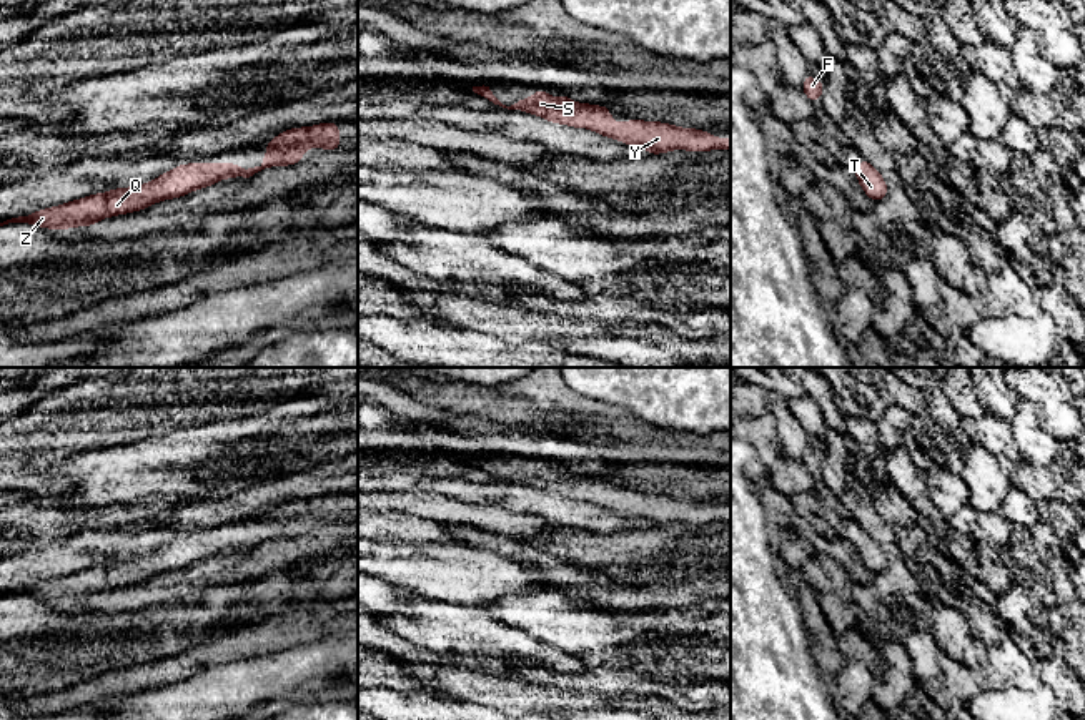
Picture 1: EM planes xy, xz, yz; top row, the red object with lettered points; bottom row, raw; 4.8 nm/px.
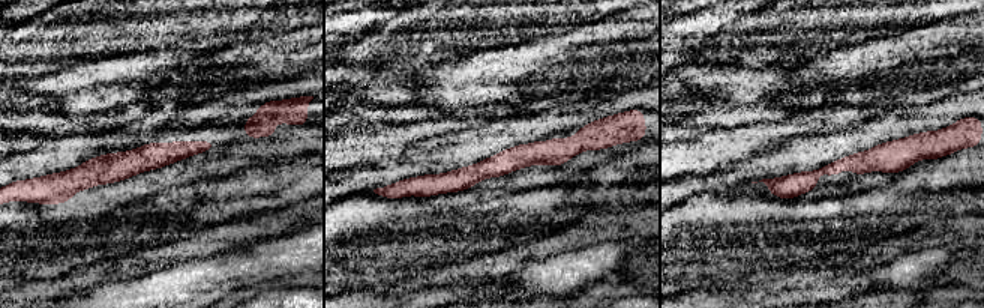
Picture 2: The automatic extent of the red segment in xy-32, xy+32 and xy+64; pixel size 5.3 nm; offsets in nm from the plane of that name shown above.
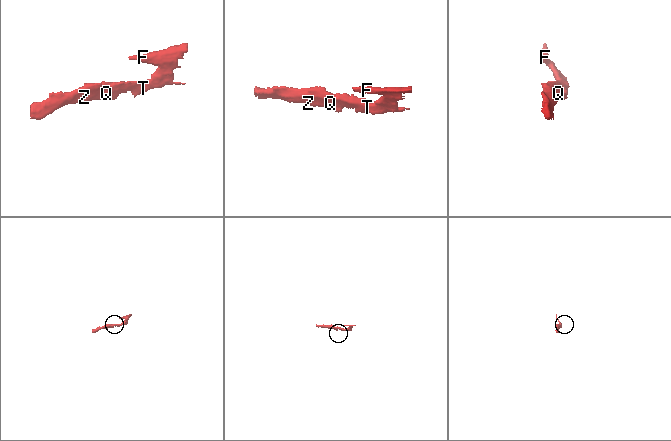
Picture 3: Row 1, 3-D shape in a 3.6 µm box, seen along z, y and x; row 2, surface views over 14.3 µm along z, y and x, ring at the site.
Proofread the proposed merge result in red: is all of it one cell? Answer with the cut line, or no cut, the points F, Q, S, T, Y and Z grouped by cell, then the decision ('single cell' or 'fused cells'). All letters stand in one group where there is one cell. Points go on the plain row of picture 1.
no cut | F Q S T Y Z | single cell

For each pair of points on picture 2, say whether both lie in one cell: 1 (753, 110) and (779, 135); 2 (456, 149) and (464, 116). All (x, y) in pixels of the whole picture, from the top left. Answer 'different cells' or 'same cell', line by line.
1: different cells
2: different cells

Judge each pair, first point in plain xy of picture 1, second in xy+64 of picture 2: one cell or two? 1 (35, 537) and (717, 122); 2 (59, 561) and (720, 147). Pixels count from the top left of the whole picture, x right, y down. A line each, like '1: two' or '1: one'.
1: two
2: two

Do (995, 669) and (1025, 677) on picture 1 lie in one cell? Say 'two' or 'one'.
one

